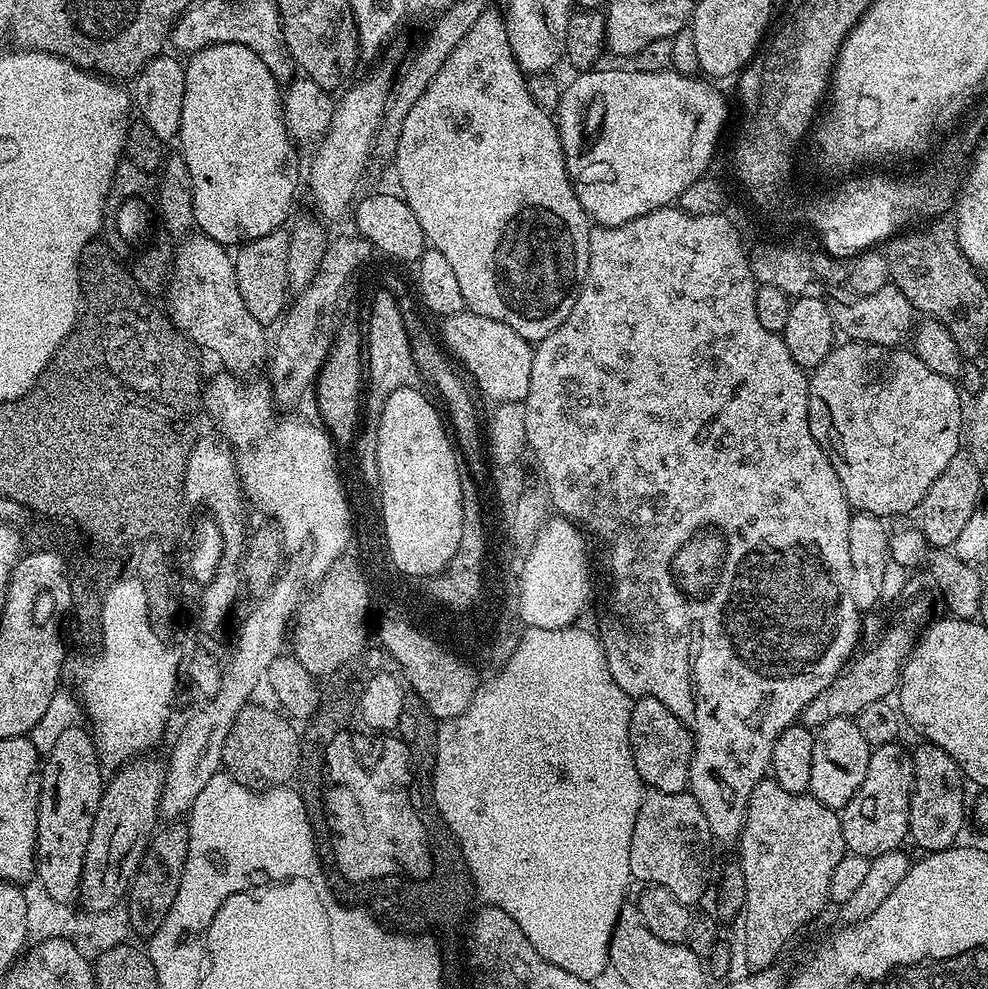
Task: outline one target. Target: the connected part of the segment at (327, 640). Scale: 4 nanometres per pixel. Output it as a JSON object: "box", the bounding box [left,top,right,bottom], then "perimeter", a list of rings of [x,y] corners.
{"box":[290,554,364,672],"perimeter":[[[345,554],[333,562],[330,570],[319,579],[316,593],[309,598],[308,601],[299,605],[299,610],[302,612],[300,615],[300,628],[297,629],[297,634],[290,638],[290,652],[298,658],[305,657],[309,668],[316,672],[328,672],[328,668],[336,668],[336,664],[340,664],[340,660],[344,660],[344,656],[348,656],[348,652],[356,652],[356,648],[360,648],[360,640],[364,640],[364,580],[360,580],[360,569],[357,561],[351,555]]]}

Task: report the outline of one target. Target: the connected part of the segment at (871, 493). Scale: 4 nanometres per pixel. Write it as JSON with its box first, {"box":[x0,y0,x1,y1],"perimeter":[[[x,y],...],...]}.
{"box":[808,342,963,518],"perimeter":[[[844,342],[844,345],[833,347],[818,367],[811,369],[808,377],[808,421],[810,430],[814,438],[818,441],[825,452],[828,453],[828,460],[834,466],[838,474],[838,482],[842,482],[842,490],[846,494],[849,505],[857,513],[866,516],[879,516],[889,518],[888,516],[904,516],[907,512],[915,513],[922,501],[926,498],[926,490],[934,486],[934,478],[946,470],[950,458],[961,451],[962,448],[962,426],[963,426],[963,407],[962,393],[955,388],[953,381],[942,374],[935,373],[926,366],[926,362],[916,356],[915,351],[903,352],[903,347],[887,348],[877,344],[862,344],[859,342]]]}

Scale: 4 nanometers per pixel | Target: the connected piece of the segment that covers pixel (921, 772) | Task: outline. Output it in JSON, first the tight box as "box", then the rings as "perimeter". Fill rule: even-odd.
{"box":[908,742,966,853],"perimeter":[[[920,742],[917,748],[913,747],[911,749],[911,753],[916,783],[912,797],[910,798],[908,836],[918,847],[924,848],[920,850],[923,850],[925,853],[941,852],[942,850],[953,847],[959,841],[956,839],[959,838],[960,831],[964,828],[964,820],[966,824],[966,800],[964,804],[964,784],[966,785],[966,777],[954,762],[954,758],[950,758],[950,754],[946,754],[944,748],[939,748],[927,742]]]}

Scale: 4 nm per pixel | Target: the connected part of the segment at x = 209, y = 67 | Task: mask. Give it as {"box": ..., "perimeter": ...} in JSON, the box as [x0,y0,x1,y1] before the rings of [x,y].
{"box":[178,44,302,246],"perimeter":[[[211,44],[202,50],[191,53],[184,64],[184,77],[186,78],[186,94],[182,94],[182,126],[178,137],[179,155],[184,157],[186,170],[190,170],[190,182],[192,183],[192,197],[194,198],[194,218],[200,219],[204,224],[202,229],[212,232],[216,236],[216,242],[225,246],[239,246],[249,244],[254,238],[262,238],[266,234],[283,229],[284,219],[292,212],[292,199],[296,196],[296,187],[302,184],[302,164],[296,157],[297,145],[292,135],[288,133],[288,127],[284,121],[284,102],[282,99],[281,85],[270,74],[266,62],[241,44]]]}

